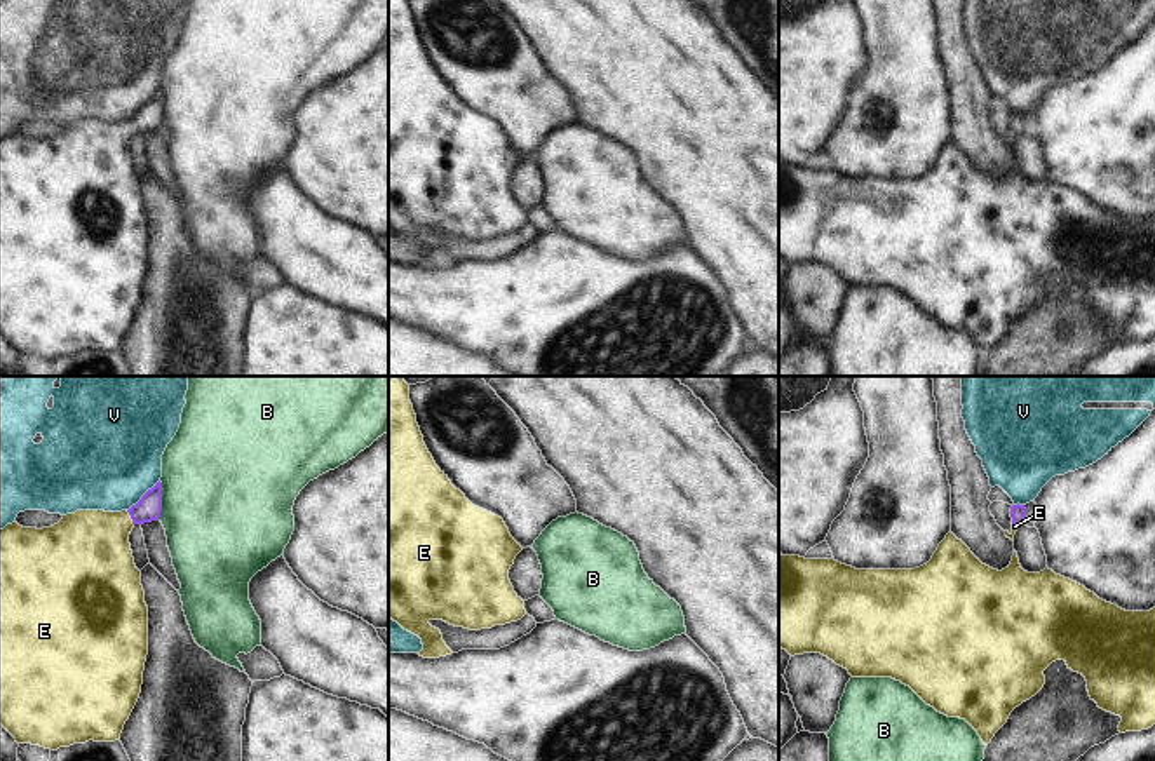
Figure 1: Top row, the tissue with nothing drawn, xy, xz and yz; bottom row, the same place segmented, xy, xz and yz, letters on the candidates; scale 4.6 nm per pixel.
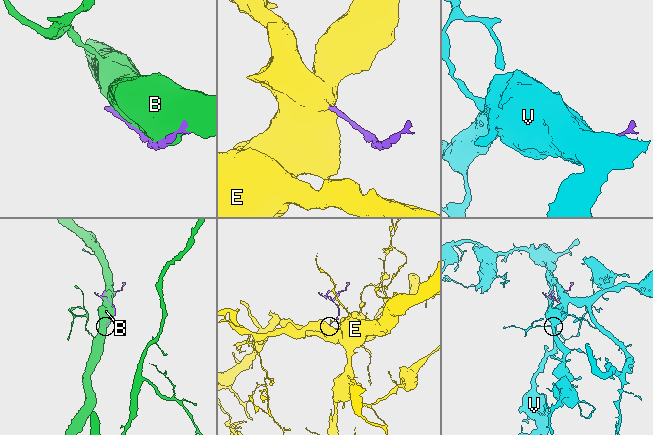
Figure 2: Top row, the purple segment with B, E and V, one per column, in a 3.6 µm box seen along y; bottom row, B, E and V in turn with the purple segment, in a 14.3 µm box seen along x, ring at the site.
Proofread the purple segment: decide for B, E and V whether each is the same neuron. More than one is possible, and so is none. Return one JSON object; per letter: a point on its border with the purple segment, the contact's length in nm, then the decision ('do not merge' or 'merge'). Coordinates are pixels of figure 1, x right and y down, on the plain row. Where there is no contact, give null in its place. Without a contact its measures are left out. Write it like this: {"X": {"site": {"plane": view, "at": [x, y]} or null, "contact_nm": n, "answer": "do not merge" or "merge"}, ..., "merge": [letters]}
{"B": {"site": {"plane": "xy", "at": [161, 110]}, "contact_nm": 180, "answer": "do not merge"}, "E": {"site": {"plane": "xy", "at": [131, 127]}, "contact_nm": 80, "answer": "merge"}, "V": {"site": {"plane": "xy", "at": [143, 105]}, "contact_nm": 220, "answer": "do not merge"}, "merge": ["E"]}

